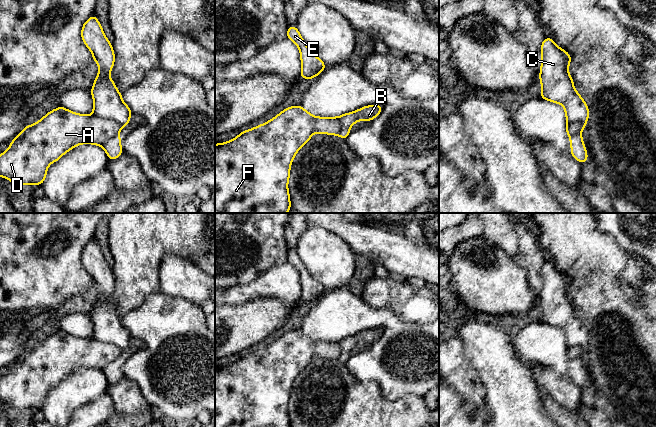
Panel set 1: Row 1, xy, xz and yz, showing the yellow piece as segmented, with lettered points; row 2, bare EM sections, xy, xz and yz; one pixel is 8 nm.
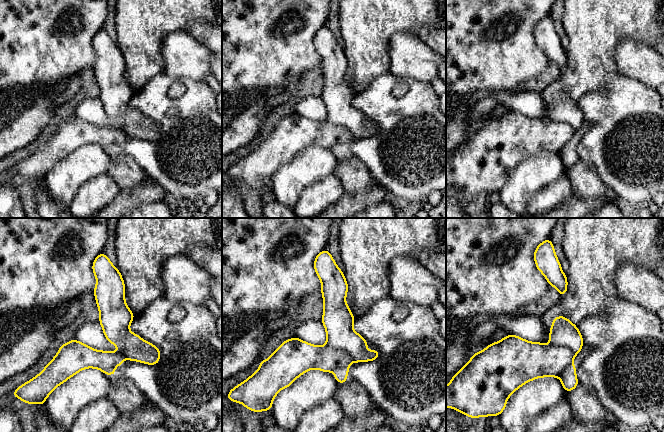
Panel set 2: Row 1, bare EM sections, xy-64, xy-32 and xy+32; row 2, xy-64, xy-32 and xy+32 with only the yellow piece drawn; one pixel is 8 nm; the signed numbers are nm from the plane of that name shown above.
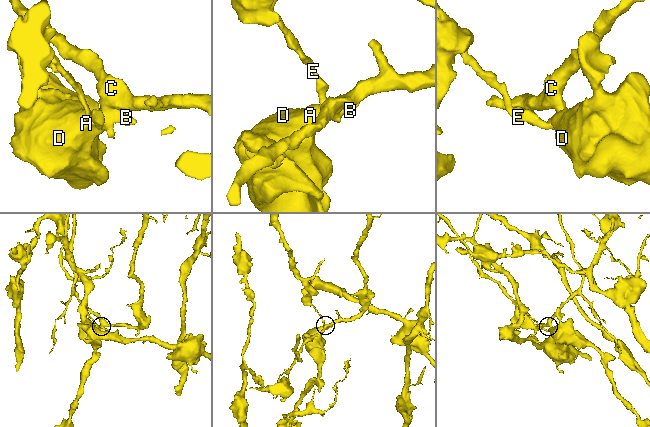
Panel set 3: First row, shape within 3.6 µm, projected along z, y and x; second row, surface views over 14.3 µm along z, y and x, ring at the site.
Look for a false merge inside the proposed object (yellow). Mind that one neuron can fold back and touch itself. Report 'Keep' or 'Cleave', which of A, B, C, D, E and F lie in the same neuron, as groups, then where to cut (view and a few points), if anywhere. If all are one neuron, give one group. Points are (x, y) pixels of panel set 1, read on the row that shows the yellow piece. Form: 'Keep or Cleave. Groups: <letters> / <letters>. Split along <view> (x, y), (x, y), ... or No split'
Cleave. Groups: A D E F / B C. Split along xy (93, 113), (99, 117), (113, 119), (121, 127)

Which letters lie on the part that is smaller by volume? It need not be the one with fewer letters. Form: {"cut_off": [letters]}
{"cut_off": ["B", "C"]}

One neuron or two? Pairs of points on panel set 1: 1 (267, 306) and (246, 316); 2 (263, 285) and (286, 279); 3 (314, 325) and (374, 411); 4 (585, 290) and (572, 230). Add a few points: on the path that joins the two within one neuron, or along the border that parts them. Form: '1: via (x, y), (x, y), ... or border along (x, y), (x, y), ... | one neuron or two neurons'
1: via (262, 311), (257, 316), (251, 316) | one neuron
2: via (269, 283), (280, 282) | one neuron
3: border along (345, 364), (361, 381) | two neurons
4: via (585, 275), (585, 255), (575, 245) | one neuron

